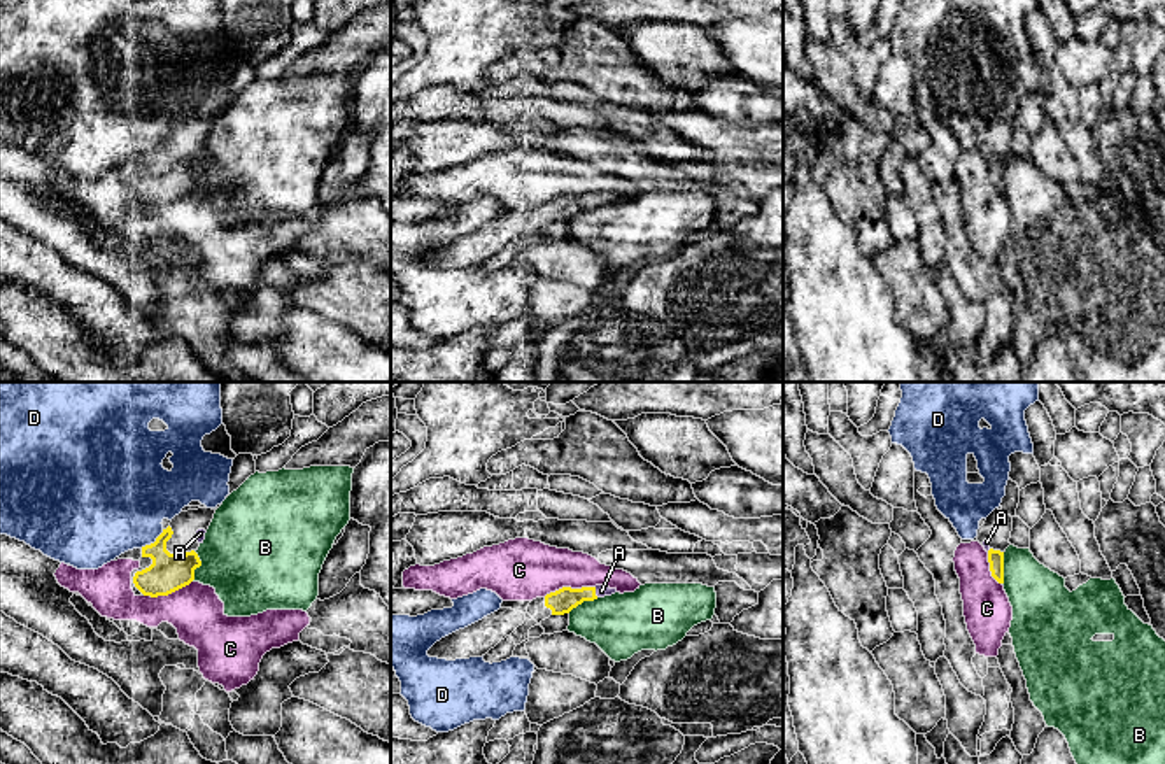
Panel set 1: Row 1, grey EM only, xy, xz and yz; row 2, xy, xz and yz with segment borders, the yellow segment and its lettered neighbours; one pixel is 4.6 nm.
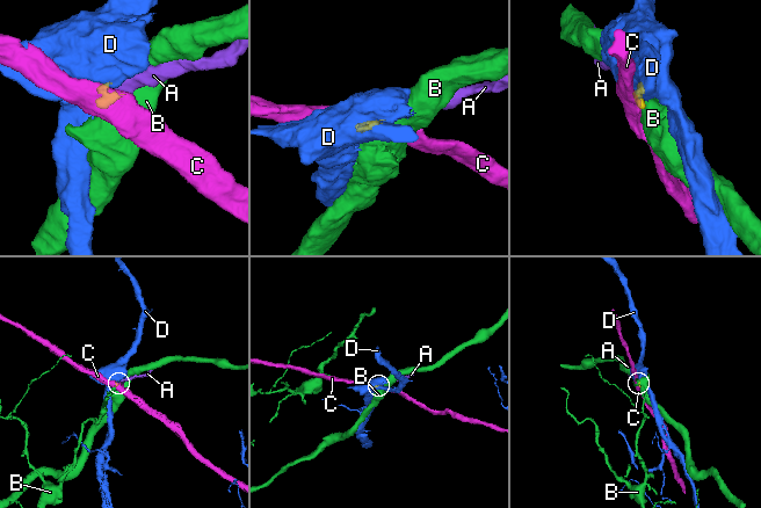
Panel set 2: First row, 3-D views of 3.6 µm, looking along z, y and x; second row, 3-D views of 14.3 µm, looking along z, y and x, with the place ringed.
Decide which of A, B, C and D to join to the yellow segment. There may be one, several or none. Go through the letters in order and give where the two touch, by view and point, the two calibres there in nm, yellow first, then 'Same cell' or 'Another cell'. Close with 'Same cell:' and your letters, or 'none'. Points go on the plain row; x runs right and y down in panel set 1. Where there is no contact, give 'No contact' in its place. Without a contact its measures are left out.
A: Touches yellow at xz (594, 200). Thickness 120 nm (yellow) against 60 nm. Same cell
B: Touches yellow at xy (198, 174). Thickness 180 nm (yellow) against 460 nm. Another cell
C: Touches yellow at xz (568, 195). Thickness 120 nm (yellow) against 280 nm. Another cell
D: Touches yellow at xy (155, 149). Thickness 180 nm (yellow) against 440 nm. Another cell
Same cell: A

